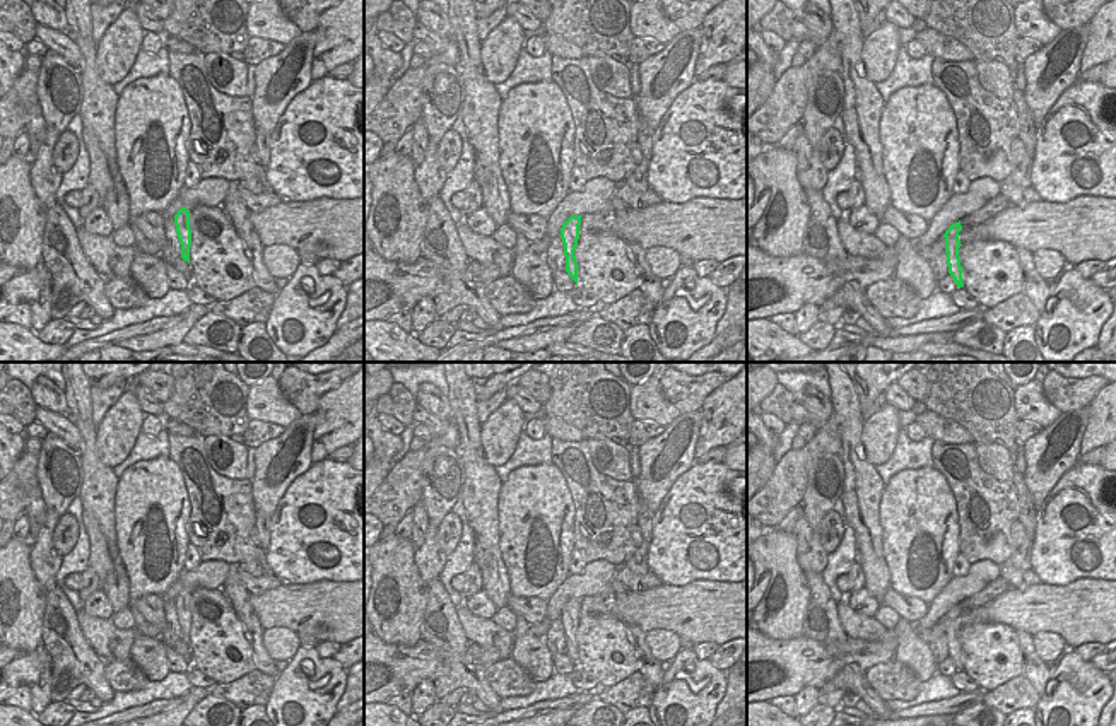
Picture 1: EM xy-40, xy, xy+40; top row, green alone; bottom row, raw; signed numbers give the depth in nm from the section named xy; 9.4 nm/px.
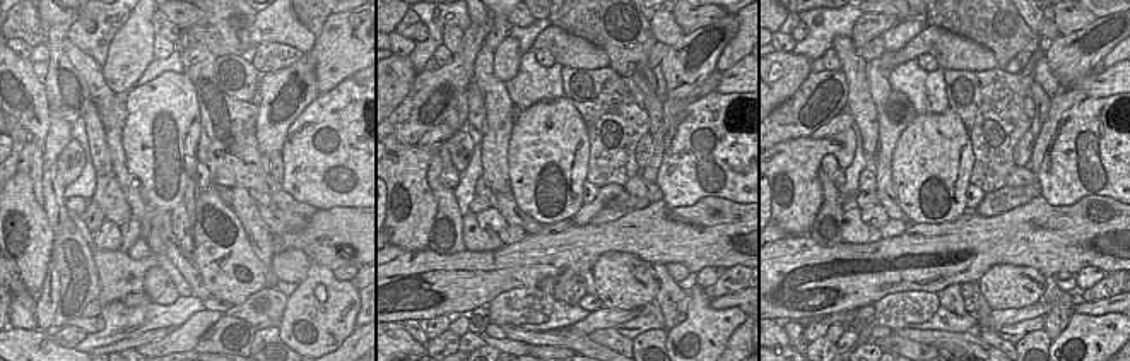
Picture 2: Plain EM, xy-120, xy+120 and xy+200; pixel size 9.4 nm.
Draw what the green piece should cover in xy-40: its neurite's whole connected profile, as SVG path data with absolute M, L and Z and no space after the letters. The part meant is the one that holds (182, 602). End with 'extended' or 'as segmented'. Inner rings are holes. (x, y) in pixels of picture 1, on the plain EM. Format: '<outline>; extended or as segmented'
M181 589L174 598L174 608L181 627L181 641L190 646L190 629L191 629L190 593Z; as segmented

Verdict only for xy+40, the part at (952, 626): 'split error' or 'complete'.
complete

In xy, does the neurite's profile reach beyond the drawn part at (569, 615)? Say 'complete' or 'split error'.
complete

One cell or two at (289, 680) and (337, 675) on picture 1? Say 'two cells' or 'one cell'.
one cell

